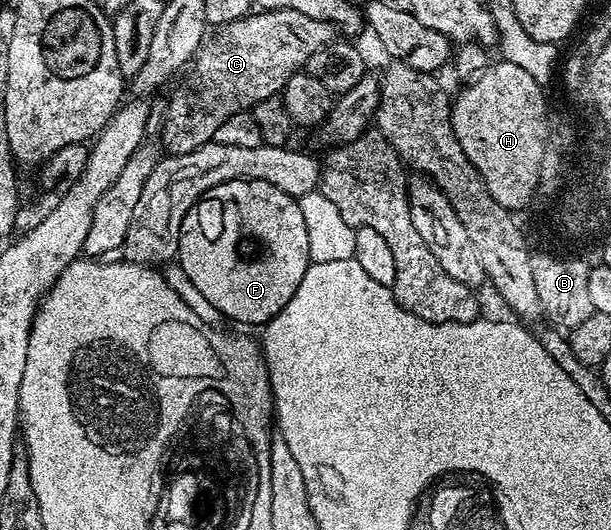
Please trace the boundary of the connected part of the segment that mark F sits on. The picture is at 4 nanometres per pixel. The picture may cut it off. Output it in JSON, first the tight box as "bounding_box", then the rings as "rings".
{"bounding_box":[176,180,312,327],"rings":[[[228,180],[224,184],[216,184],[216,188],[212,188],[204,197],[199,198],[198,203],[184,216],[180,228],[176,262],[188,274],[188,279],[192,280],[192,284],[196,284],[197,291],[222,313],[223,319],[231,318],[234,322],[251,322],[252,325],[261,327],[278,315],[280,308],[284,308],[284,304],[288,304],[288,300],[292,300],[292,292],[296,292],[300,280],[304,280],[304,272],[312,265],[308,246],[308,231],[305,228],[304,213],[301,212],[299,199],[280,192],[280,188],[276,188],[264,180],[248,180],[247,182]]]}

